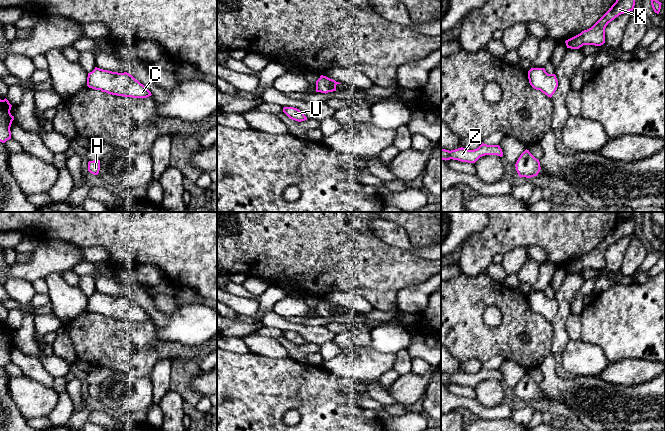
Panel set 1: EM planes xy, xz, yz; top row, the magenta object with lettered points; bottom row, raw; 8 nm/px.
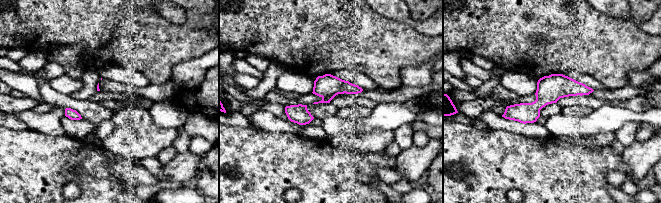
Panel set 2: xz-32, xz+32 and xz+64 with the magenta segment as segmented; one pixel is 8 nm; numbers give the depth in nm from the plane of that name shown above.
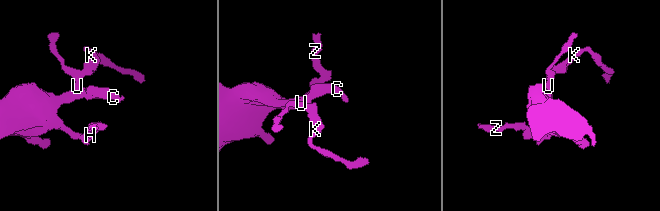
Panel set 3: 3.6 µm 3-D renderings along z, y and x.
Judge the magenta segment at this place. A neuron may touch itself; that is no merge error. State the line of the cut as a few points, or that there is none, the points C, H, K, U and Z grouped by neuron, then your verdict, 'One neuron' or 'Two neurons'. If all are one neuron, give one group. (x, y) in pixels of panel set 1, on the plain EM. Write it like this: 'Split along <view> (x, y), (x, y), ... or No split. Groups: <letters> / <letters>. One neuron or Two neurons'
No split. Groups: C H K U Z. One neuron

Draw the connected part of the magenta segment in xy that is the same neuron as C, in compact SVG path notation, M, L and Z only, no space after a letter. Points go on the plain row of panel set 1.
M97 291L88 297L87 310L110 319L124 321L143 323L152 319L143 308L129 297L112 296Z

